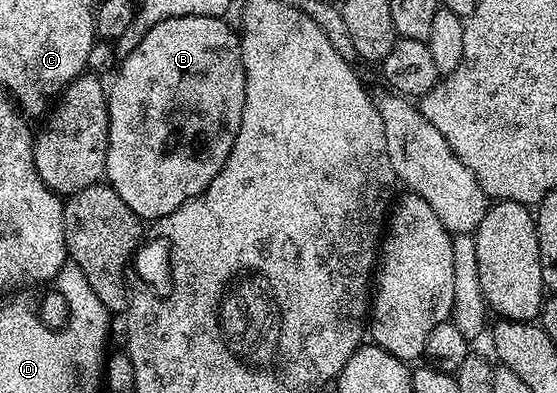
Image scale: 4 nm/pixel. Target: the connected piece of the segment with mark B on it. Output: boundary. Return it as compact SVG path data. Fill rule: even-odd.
M177 16L176 18L164 18L164 22L156 22L152 30L137 37L134 49L117 65L113 73L114 85L108 88L108 114L110 115L110 129L108 130L108 150L106 151L106 174L105 179L110 187L128 202L130 209L144 222L153 222L172 214L184 202L201 194L220 174L228 154L232 150L232 142L236 142L236 134L240 130L240 122L244 114L244 102L246 101L246 71L242 61L242 41L239 33L234 32L226 25L227 21L222 18L200 18L199 16Z

